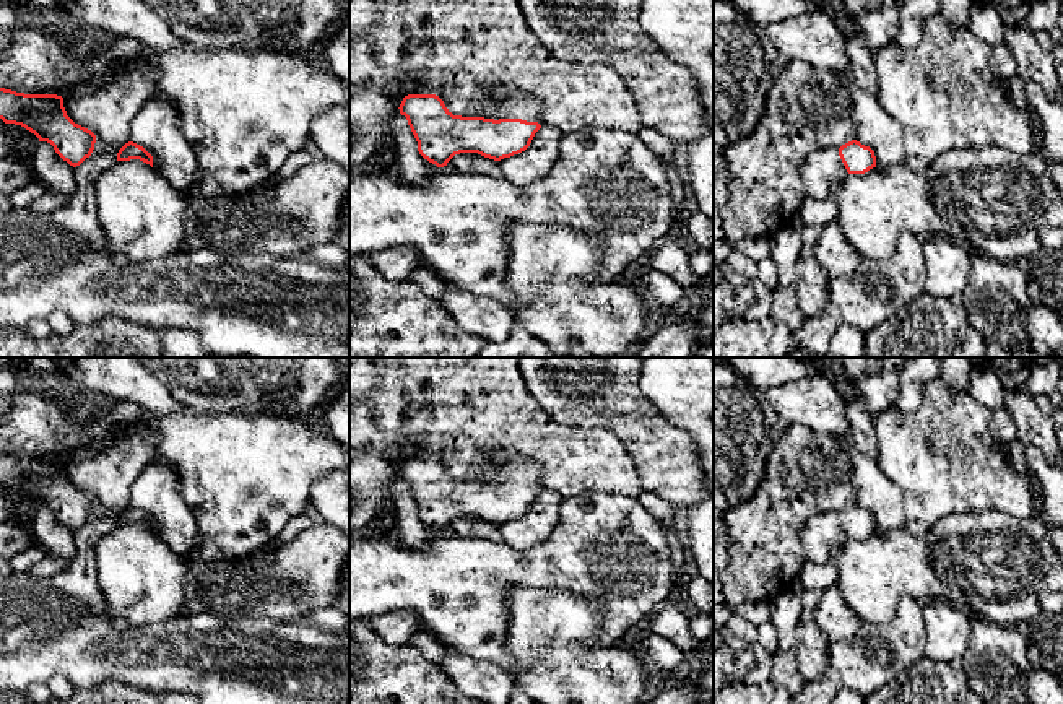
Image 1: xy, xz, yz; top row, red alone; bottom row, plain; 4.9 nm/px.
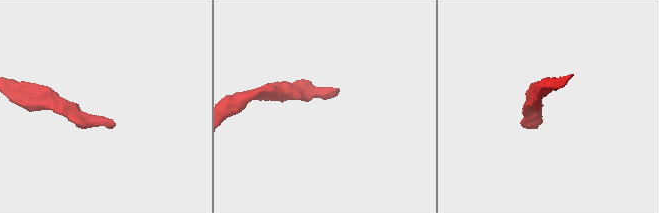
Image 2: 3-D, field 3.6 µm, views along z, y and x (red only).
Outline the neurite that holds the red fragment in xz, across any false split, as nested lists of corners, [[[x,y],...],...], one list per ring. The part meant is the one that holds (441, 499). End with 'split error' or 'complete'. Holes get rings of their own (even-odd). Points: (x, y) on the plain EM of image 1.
[[[494,455],[489,460],[492,483],[453,480],[436,458],[408,458],[400,478],[418,506],[419,519],[437,532],[460,517],[478,517],[501,525],[525,515],[535,498],[541,468],[520,455]]]; split error

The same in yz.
[[[852,504],[839,514],[813,515],[801,530],[801,546],[808,561],[827,564],[848,538],[865,538],[873,532],[876,532],[874,515]]]; split error

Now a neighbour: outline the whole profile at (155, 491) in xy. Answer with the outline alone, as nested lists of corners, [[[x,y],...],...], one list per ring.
[[[153,458],[132,485],[132,506],[143,511],[153,520],[154,535],[189,563],[200,548],[200,535],[177,483],[176,472],[163,458]]]

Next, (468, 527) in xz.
[[[460,517],[455,519],[447,532],[452,532],[463,538],[483,538],[488,541],[502,541],[499,525],[484,522],[478,517]]]

